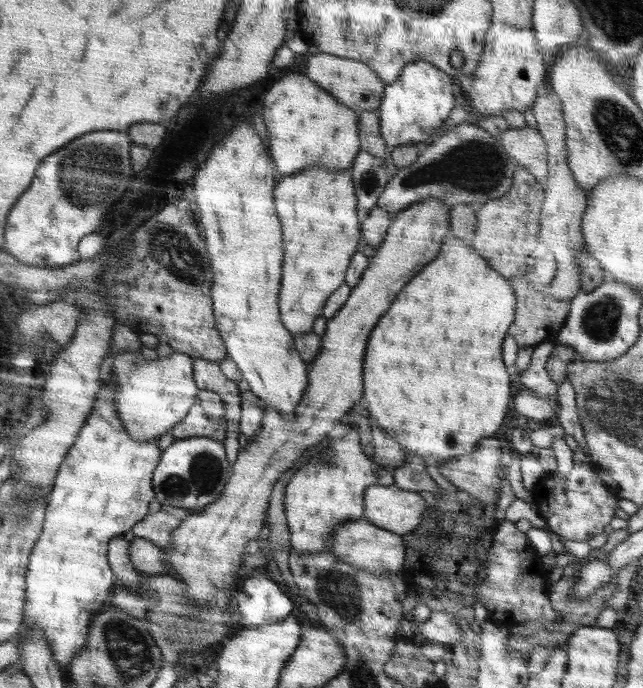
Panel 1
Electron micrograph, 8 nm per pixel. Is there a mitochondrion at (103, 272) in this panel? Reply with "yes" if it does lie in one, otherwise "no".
no

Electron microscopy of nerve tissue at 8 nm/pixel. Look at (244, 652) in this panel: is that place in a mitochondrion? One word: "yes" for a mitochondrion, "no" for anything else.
no

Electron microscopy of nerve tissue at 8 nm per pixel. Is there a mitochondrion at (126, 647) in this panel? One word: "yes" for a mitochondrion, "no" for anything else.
yes

